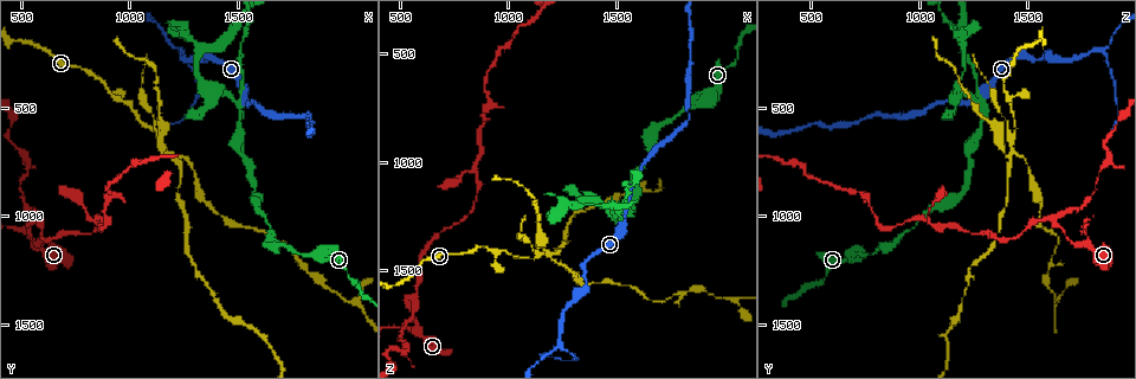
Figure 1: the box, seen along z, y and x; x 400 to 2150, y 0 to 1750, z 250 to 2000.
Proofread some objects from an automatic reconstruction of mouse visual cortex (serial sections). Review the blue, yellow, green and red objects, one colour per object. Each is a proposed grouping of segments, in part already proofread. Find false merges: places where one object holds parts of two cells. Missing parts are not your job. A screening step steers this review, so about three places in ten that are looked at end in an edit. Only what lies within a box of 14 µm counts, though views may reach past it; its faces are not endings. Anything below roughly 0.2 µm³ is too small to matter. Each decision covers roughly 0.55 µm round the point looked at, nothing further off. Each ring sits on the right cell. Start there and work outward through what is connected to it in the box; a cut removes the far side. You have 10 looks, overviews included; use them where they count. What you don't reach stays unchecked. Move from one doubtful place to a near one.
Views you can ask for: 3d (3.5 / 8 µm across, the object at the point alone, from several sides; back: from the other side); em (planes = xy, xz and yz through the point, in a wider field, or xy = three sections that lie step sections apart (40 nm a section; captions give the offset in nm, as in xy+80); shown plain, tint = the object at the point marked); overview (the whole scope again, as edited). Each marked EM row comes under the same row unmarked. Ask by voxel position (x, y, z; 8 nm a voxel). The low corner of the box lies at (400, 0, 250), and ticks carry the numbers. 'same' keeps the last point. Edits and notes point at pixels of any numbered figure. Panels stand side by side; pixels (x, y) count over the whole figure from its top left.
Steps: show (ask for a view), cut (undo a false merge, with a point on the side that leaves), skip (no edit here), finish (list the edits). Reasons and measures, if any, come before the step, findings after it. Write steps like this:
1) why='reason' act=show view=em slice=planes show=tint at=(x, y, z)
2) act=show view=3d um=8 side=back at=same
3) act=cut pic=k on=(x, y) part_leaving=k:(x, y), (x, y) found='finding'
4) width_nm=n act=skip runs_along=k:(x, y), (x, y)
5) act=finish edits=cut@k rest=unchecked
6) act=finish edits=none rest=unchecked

why='thin neck' act=show view=3d um=3.5 at=(1490, 490, 1270)

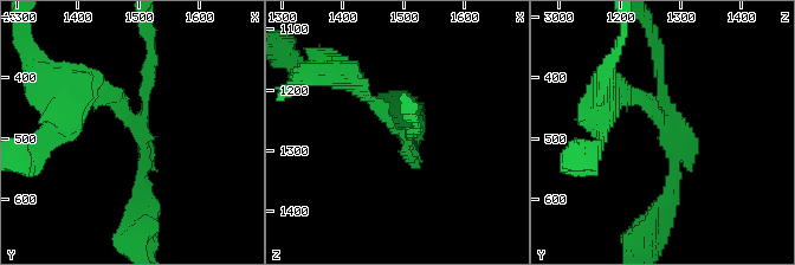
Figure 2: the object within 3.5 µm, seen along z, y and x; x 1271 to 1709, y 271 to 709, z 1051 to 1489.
arms=3 arm_widths_nm=150,200,200 act=skip runs_along=2:(666, 200), (676, 146), (618, 81) found='continuous, no second cell'

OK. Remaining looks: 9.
why='sharp bend' act=show view=3d um=3.5 at=(1350, 260, 1460)

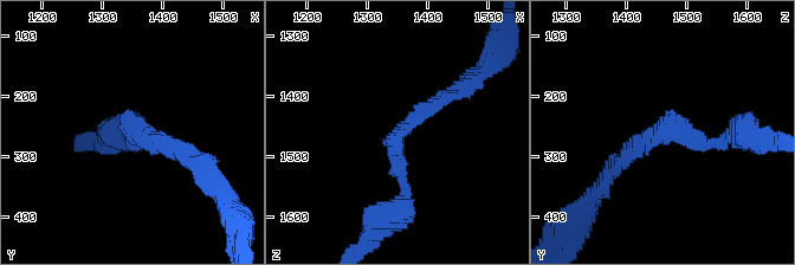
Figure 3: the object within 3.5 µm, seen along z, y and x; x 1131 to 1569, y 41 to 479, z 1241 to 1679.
arm_widths_nm=200,200 act=skip runs_along=3:(456, 91), (398, 134), (401, 206) found='one cell here'

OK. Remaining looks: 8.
why='four or more arms meet' act=show view=3d um=3.5 at=(1160, 700, 1430)

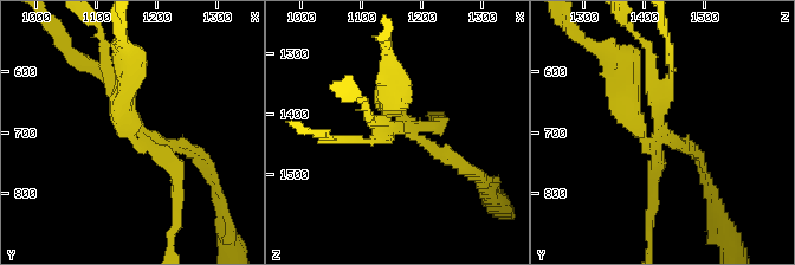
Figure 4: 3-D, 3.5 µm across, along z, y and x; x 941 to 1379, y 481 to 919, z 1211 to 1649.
act=cut pic=4 on=(622, 73) found='two cells meet here'

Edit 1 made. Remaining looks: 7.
why='abrupt turn' act=show view=3d um=3.5 at=(1240, 230, 1840)

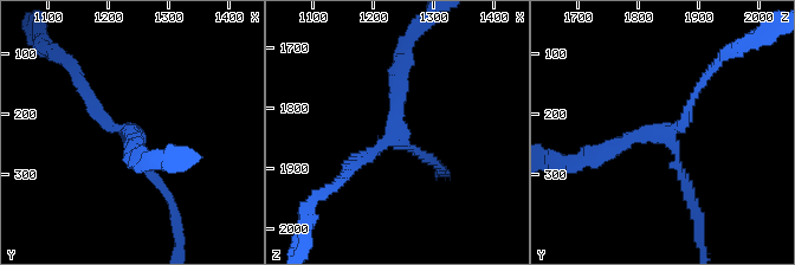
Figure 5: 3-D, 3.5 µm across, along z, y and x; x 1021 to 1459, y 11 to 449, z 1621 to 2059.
why='need the tissue' act=show view=em slice=xy step=5 show=tint at=(1235, 225, 1840)

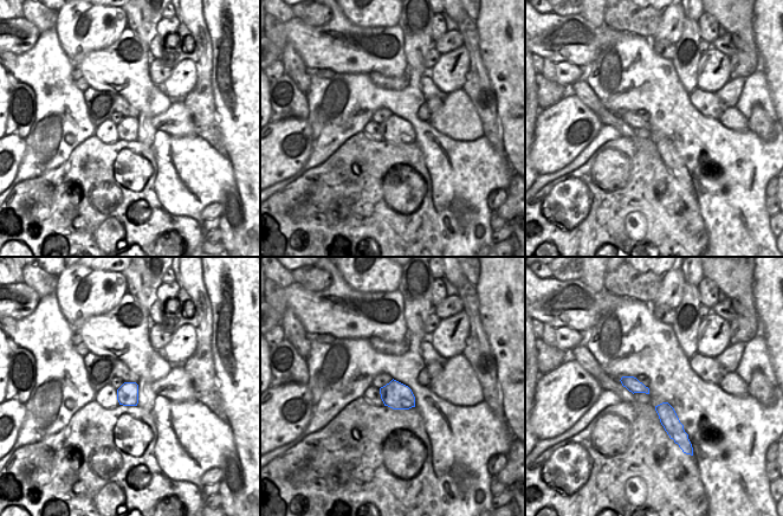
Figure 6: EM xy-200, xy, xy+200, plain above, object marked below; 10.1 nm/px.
act=skip runs_along=5:(590, 154), (664, 133), (691, 194) found='all the same cell'

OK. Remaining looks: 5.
act=finish edits=cut@4 rest=unchecked

